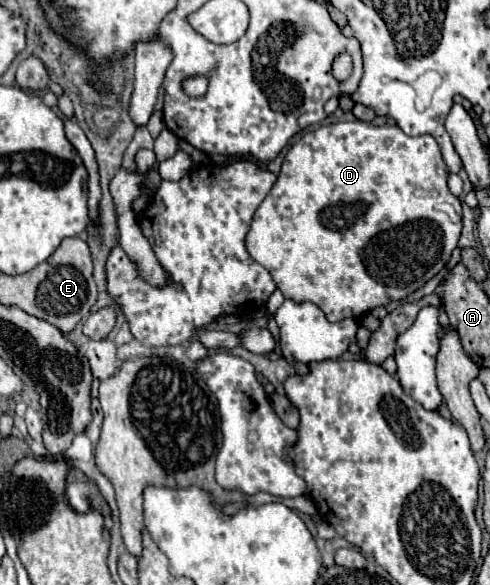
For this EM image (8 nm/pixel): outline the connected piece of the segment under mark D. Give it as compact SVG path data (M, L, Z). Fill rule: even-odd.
M350 121L350 123L332 123L318 127L316 131L306 133L300 141L296 141L282 163L280 175L266 195L266 199L260 203L252 217L252 225L246 233L246 249L250 257L264 265L272 279L276 281L278 289L284 293L286 299L292 299L296 303L314 303L320 307L326 315L328 321L336 323L342 321L344 317L354 317L360 319L366 315L366 311L372 311L376 307L388 305L390 301L400 301L420 289L426 281L430 281L434 275L438 275L442 269L448 267L450 253L458 245L460 231L462 231L462 203L456 195L450 193L448 189L448 169L444 163L444 157L440 153L440 145L436 145L436 139L432 135L420 135L420 137L406 137L400 127L374 127L364 121Z

